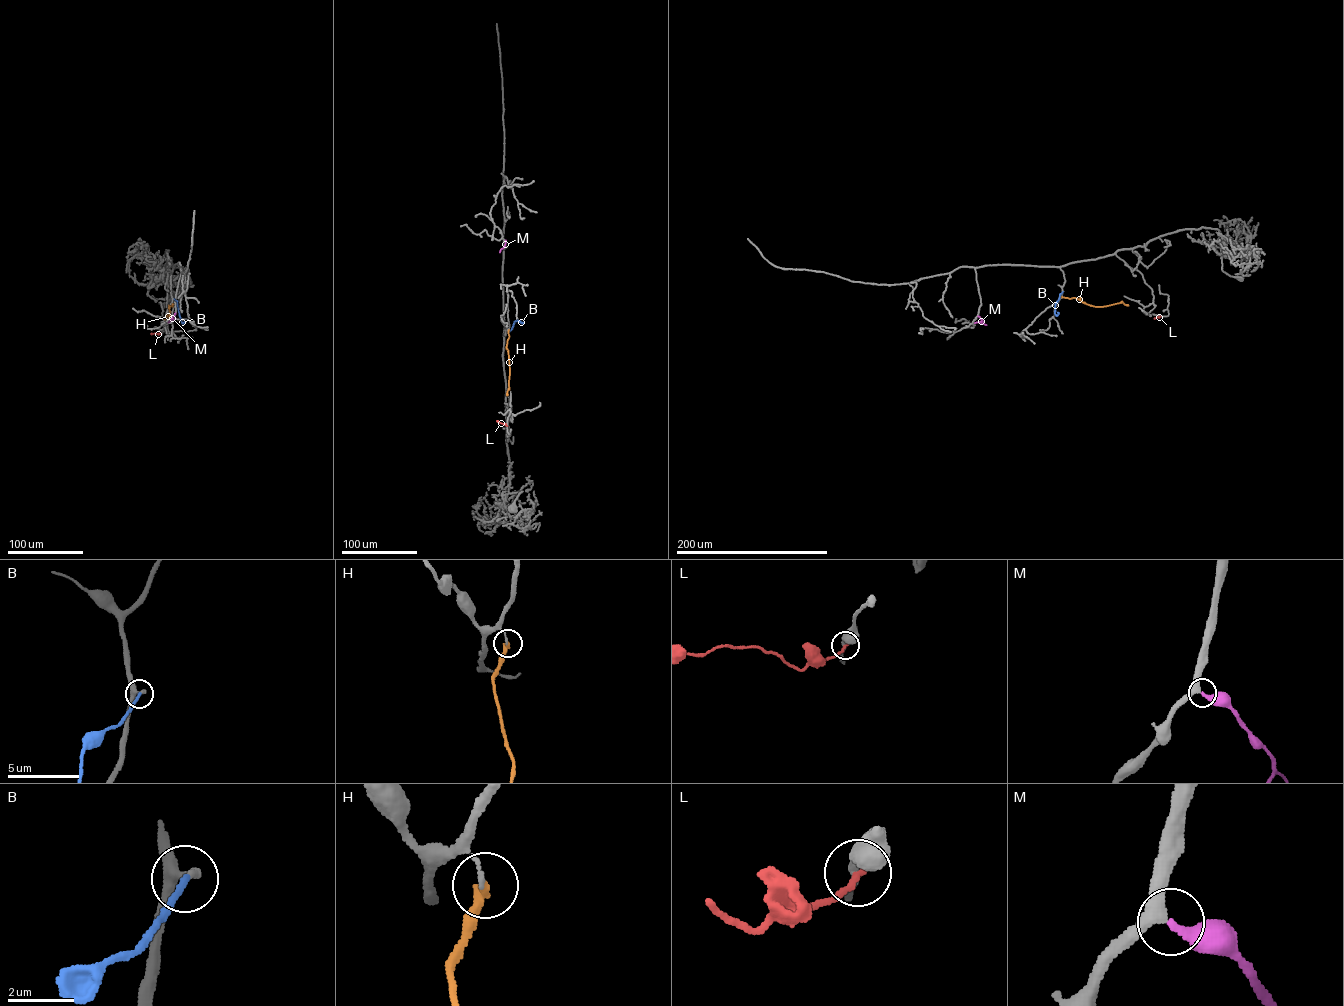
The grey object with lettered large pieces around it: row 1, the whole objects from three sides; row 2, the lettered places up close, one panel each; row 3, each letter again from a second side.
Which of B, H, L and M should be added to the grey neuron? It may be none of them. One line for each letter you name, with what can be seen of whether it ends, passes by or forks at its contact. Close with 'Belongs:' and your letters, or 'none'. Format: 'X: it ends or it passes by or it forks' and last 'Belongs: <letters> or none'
B: it ends
M: it ends
Belongs: B, M

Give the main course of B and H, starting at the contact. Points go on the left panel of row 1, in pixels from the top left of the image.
B: (174, 298), (181, 320), (186, 320)
H: (173, 304), (168, 308), (169, 318), (167, 315), (164, 319)

